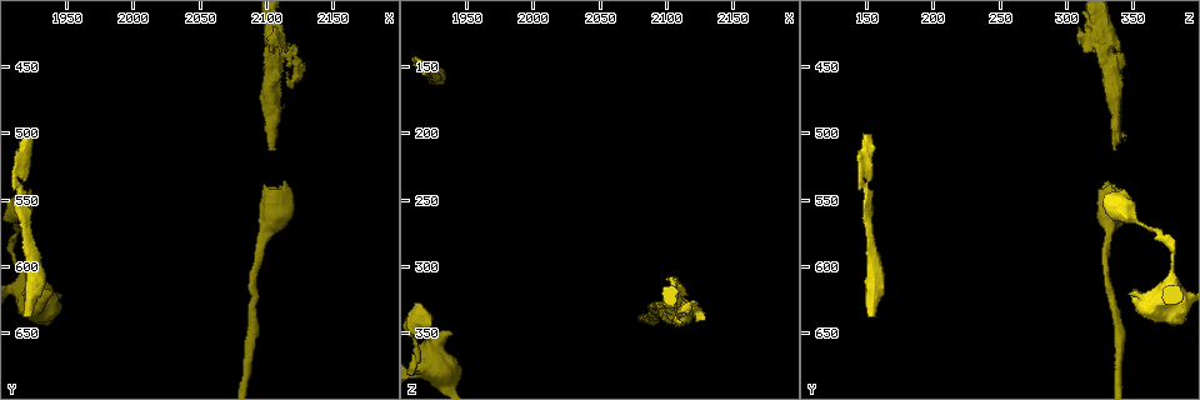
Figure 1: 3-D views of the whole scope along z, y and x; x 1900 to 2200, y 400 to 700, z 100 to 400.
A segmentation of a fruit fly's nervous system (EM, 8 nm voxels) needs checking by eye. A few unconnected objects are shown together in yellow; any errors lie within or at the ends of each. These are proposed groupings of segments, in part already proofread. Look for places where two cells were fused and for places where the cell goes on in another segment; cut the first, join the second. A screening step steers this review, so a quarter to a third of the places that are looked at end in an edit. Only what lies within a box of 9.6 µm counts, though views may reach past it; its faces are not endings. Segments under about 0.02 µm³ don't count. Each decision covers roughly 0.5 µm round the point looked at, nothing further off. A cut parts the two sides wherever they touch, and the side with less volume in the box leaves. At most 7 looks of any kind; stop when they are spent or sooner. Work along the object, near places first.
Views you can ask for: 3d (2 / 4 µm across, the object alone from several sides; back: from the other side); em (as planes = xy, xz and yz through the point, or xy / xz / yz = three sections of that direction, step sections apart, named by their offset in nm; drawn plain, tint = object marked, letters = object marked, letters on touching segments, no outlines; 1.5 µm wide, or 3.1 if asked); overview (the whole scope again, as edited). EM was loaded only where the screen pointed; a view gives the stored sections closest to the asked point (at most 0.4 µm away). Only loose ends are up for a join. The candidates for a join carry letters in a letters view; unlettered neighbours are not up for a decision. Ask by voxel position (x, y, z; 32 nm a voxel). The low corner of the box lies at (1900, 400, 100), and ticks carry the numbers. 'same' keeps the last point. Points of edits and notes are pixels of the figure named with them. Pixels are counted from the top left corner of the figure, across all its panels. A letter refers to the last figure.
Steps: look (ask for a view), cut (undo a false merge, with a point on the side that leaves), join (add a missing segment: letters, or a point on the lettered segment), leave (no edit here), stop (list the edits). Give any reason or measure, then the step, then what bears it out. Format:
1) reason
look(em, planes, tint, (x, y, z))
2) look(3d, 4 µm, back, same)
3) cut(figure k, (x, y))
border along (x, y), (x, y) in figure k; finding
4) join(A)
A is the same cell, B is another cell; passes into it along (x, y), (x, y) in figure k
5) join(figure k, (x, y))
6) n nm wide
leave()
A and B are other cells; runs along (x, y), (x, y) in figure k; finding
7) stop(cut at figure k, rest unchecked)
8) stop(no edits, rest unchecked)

look(3d, 2 µm, (2122, 436, 326))

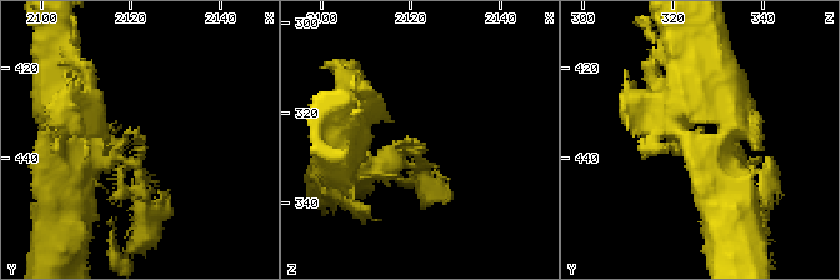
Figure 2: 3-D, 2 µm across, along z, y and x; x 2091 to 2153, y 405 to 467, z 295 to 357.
look(em, planes, letters, (2123, 436, 328))

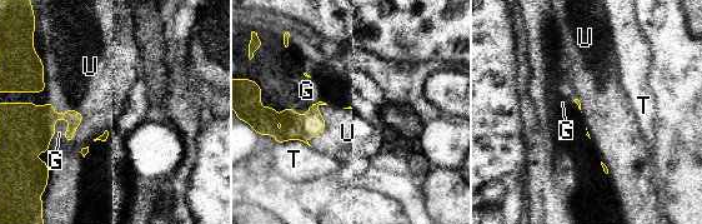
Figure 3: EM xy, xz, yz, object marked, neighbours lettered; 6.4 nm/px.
leave()
G, T and U are other cells; border along (327, 104), (311, 147) in figure 3; no lettered segment goes on from it

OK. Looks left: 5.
thick turns thin
look(em, yz, step 4, tint, (2104, 486, 336))

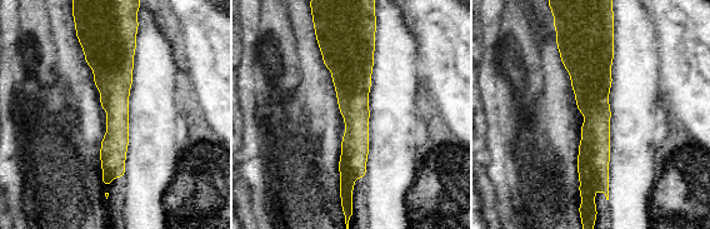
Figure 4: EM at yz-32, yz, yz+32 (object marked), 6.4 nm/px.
another direction
look(em, planes, tint, same)

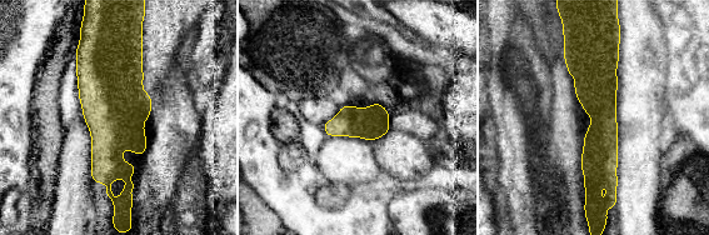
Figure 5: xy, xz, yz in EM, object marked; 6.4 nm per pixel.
what lies round it
look(em, planes, letters, same)

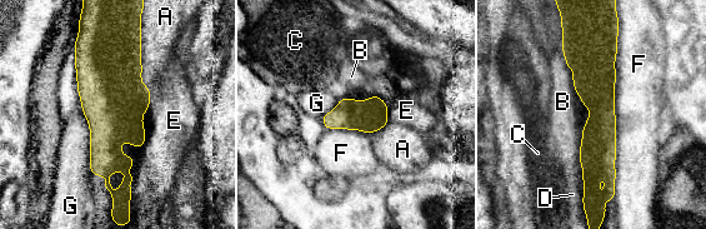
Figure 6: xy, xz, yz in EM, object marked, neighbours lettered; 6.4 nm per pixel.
leave()
A, B, C, D, E, F and G are other cells; all the same cell

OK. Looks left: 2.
long arm stops here
look(em, yz, step 4, letters, (1922, 544, 342))

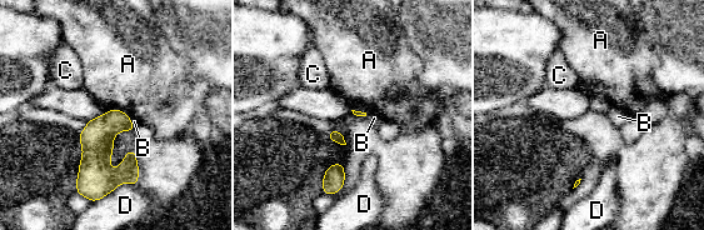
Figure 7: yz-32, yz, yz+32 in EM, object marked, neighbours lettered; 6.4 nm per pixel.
leave()
A, B, C and D are other cells; border along (108, 110), (121, 110), (130, 119) in figure 7; no lettered segment goes on from it

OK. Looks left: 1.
stop(no edits, rest unchecked)

